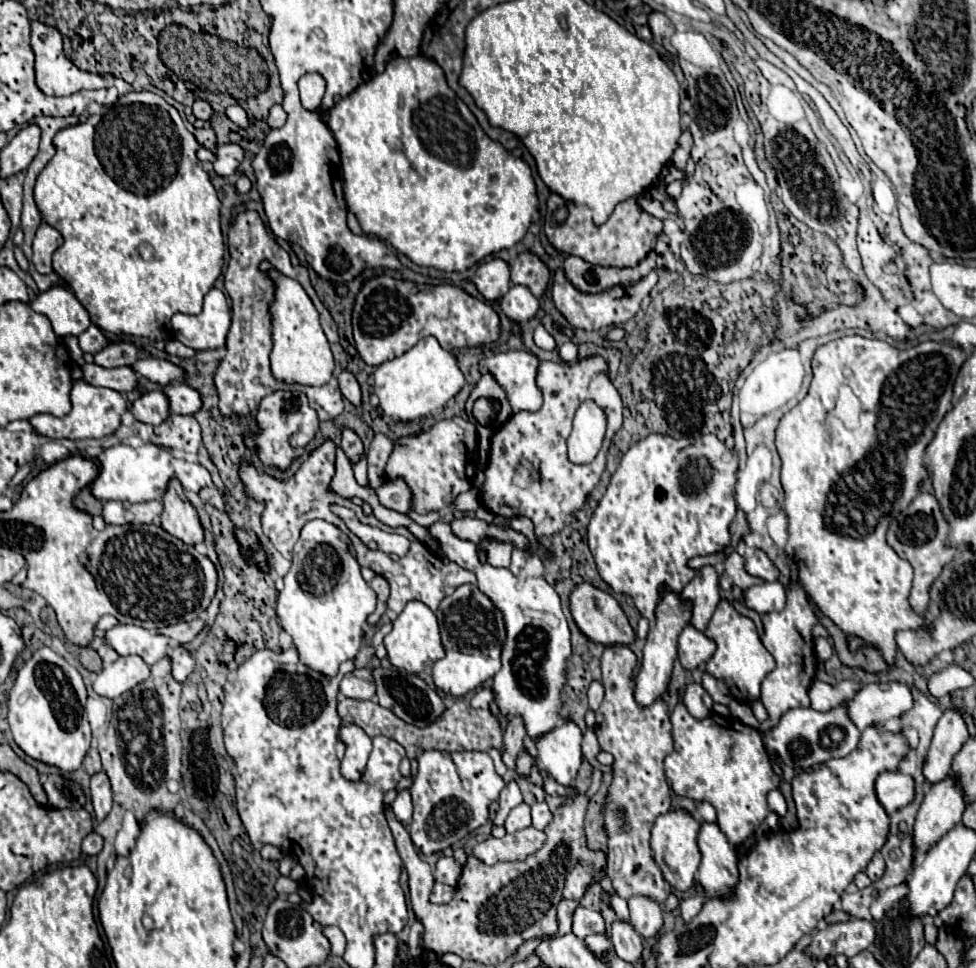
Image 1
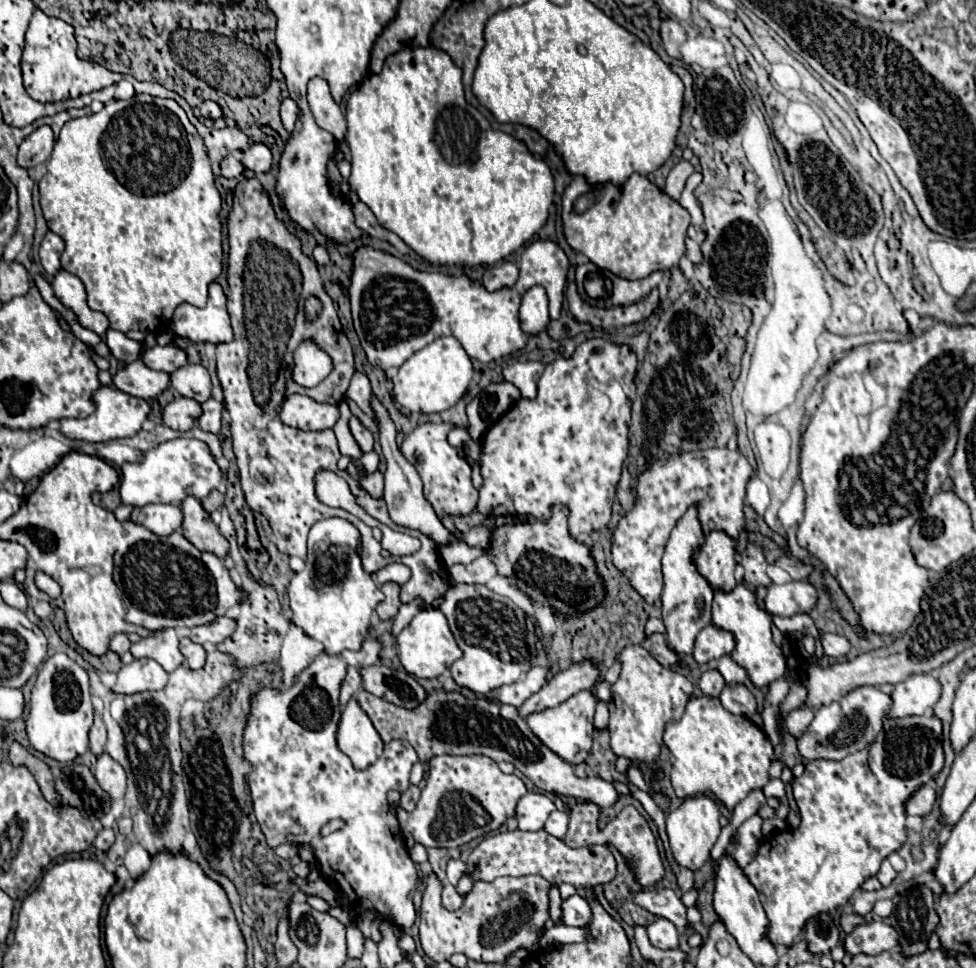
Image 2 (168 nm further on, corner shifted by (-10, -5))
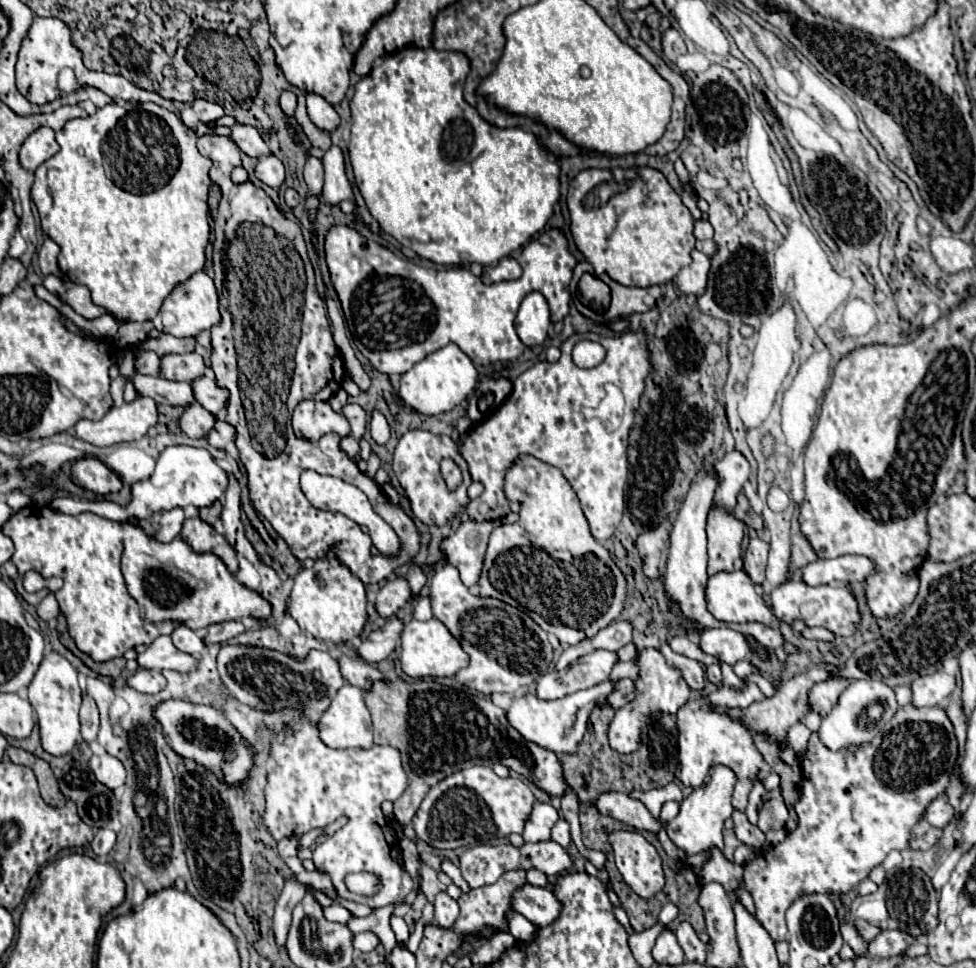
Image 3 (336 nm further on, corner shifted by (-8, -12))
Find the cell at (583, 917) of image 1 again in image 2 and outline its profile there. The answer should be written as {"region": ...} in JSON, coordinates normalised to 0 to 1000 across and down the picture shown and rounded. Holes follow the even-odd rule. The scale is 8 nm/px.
{"region":[[[588,924],[580,932],[576,932],[576,942],[578,942],[576,952],[580,957],[600,959],[605,955],[605,950],[607,950],[607,940],[605,940],[602,932],[594,924]]]}

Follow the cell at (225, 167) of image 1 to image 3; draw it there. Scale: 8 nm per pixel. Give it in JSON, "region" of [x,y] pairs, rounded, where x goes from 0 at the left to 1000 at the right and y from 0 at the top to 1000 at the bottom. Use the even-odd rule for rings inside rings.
{"region":[[[281,160],[266,162],[260,179],[262,179],[262,183],[264,183],[268,189],[277,191],[279,195],[285,195],[285,193],[291,189],[291,183],[293,183],[289,166],[287,166],[285,162],[281,162]]]}

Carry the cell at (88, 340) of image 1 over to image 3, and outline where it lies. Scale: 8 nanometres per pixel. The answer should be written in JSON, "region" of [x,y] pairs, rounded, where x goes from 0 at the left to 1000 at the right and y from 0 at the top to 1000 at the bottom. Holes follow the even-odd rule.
{"region":[[[150,363],[139,367],[139,383],[145,387],[156,387],[162,389],[164,385],[164,369],[158,363]]]}

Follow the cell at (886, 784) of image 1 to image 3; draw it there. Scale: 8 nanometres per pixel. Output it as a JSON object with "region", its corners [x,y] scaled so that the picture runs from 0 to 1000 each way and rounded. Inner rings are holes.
{"region":[[[969,823],[957,825],[947,842],[947,846],[957,854],[969,854],[975,848],[975,844],[977,844],[977,836]]]}

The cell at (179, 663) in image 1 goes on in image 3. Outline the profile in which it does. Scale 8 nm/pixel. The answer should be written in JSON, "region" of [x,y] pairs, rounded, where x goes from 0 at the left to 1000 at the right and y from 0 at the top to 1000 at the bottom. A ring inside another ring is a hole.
{"region":[[[186,644],[176,652],[174,658],[176,658],[178,666],[180,666],[184,673],[195,675],[195,677],[199,677],[199,679],[203,679],[205,673],[209,670],[209,662],[203,658],[203,654],[197,652],[197,650],[193,650],[193,648],[186,646]]]}

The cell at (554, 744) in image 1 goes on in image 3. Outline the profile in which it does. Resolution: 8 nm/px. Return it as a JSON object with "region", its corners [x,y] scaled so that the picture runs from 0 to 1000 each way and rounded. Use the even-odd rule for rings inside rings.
{"region":[[[623,699],[617,706],[598,712],[598,714],[590,714],[582,720],[576,722],[568,722],[568,724],[555,724],[551,722],[547,716],[531,716],[525,720],[525,726],[518,735],[520,747],[541,765],[564,774],[568,778],[588,778],[590,770],[594,768],[598,755],[600,755],[600,747],[602,747],[602,739],[605,735],[613,728],[619,726],[621,720],[629,714],[629,704]]]}

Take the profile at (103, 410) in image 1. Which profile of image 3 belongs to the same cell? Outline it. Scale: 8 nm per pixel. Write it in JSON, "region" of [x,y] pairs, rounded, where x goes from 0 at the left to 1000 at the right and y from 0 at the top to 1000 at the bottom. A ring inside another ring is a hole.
{"region":[[[139,410],[135,416],[125,420],[115,420],[109,431],[100,435],[84,433],[76,439],[82,454],[98,460],[111,462],[125,456],[141,456],[150,449],[154,441],[162,435],[160,414],[154,410]]]}

